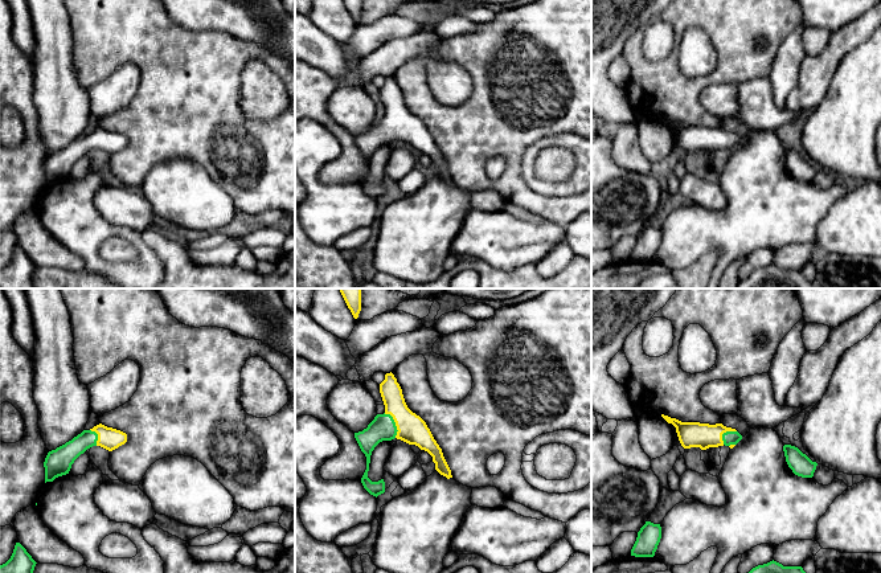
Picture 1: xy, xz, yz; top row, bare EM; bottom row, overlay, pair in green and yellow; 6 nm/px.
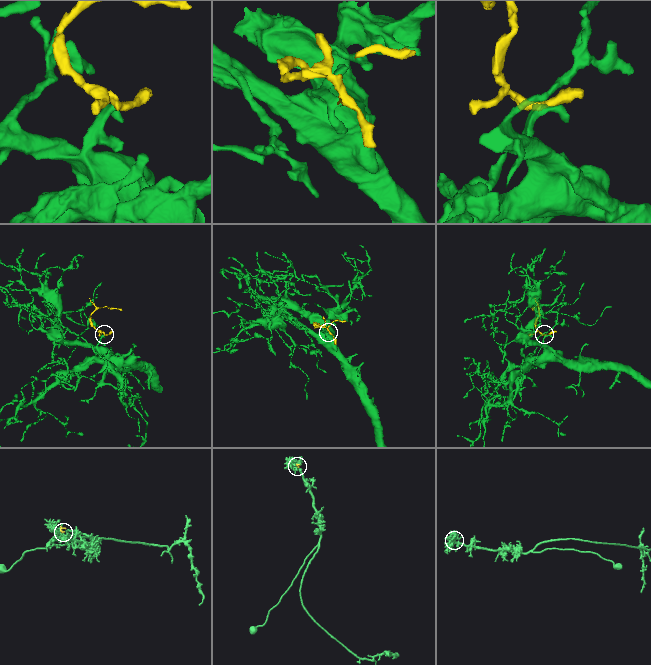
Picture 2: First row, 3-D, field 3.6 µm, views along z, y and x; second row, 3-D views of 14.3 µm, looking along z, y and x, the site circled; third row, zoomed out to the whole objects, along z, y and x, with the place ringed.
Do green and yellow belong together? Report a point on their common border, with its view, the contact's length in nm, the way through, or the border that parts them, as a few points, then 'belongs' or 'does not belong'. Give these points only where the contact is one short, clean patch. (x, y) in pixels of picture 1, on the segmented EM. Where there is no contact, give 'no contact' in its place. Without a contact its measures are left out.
xz (394, 424) | 170 nm | across xz (382, 428), (394, 424), (404, 424), (412, 429) | belongs

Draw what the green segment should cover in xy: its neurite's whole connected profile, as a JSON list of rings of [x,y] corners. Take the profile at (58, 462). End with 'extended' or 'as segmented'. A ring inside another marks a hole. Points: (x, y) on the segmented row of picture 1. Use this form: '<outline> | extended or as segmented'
[[[102,423],[90,430],[83,430],[71,441],[48,453],[45,467],[45,483],[53,482],[56,478],[69,474],[74,461],[93,446],[101,446],[108,451],[118,449],[127,442],[127,434],[107,427]]] | extended

